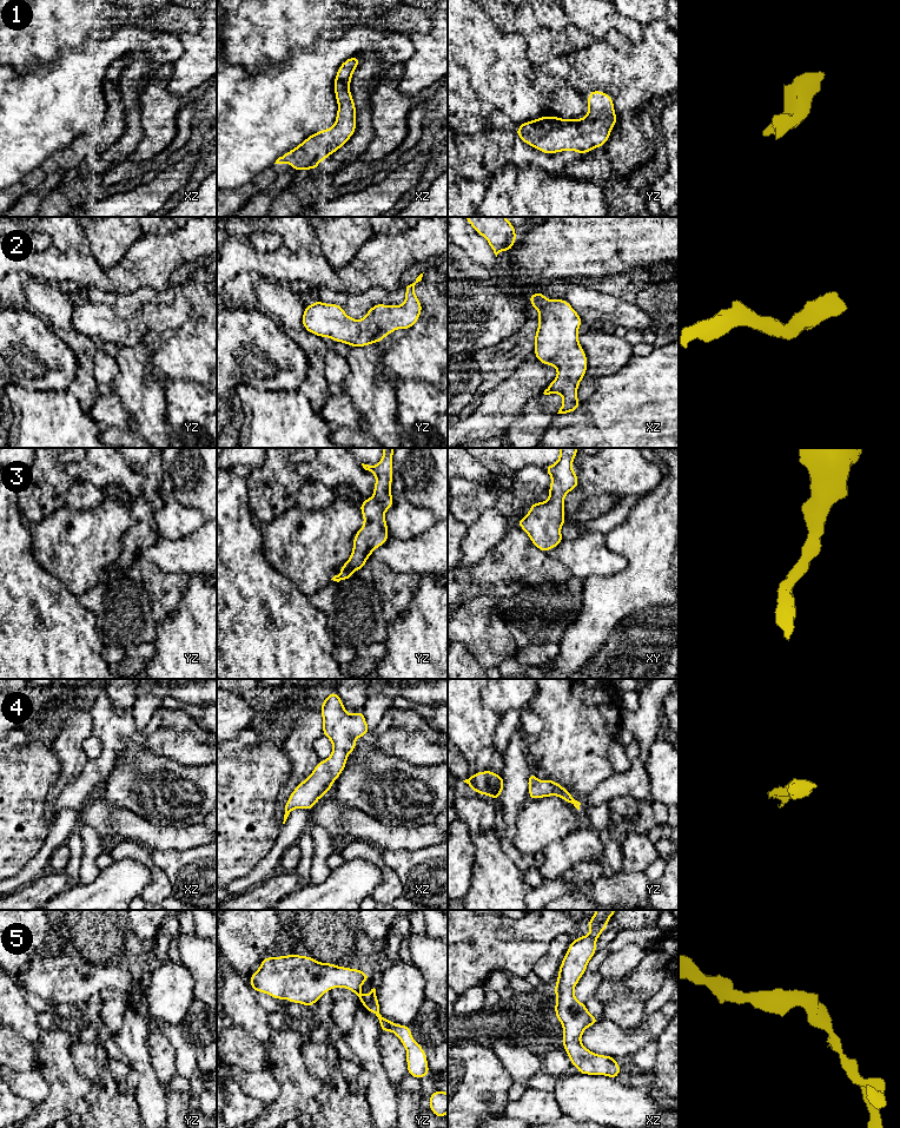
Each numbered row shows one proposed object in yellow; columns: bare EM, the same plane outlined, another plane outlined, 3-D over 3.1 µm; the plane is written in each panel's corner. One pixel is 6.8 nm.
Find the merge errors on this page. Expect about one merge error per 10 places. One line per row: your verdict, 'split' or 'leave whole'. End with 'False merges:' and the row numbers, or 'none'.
1: leave whole
2: leave whole
3: leave whole
4: leave whole
5: leave whole
False merges: none

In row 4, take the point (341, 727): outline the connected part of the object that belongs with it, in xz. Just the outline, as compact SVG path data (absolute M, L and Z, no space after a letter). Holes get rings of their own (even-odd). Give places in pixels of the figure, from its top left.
M333 691L322 702L320 714L323 734L332 743L332 754L320 760L312 773L292 791L285 805L283 824L292 810L310 811L318 799L331 791L331 785L346 766L349 753L356 750L355 739L370 732L364 712L350 714L343 706L342 698Z

